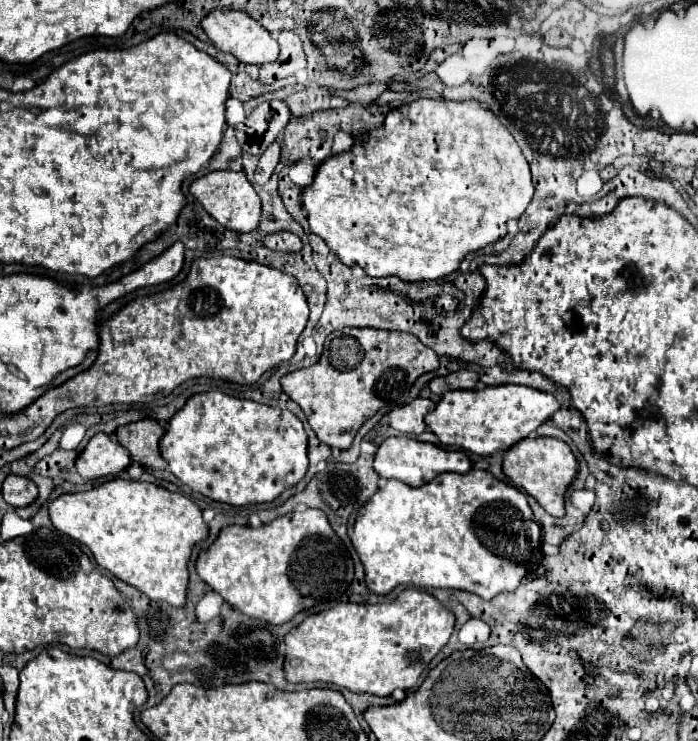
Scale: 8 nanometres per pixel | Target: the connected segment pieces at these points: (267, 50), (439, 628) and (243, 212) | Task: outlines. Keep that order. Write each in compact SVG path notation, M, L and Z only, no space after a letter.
M229 7L215 9L201 21L201 27L217 49L235 55L241 63L261 65L261 63L275 61L279 57L277 41L271 37L271 33L259 21L251 19L245 11L237 11L237 9L229 9Z
M403 589L395 601L391 603L377 603L377 604L358 604L358 603L336 603L332 608L325 609L318 613L311 613L305 617L303 623L299 623L297 627L293 627L287 635L285 635L285 663L283 663L283 671L285 671L285 679L289 683L333 683L337 687L345 687L353 693L371 693L371 695L379 695L379 697L387 697L393 693L393 689L411 689L419 675L429 667L431 659L443 649L443 645L449 641L451 633L453 633L453 625L455 625L455 617L449 609L445 609L435 597L431 597L425 591L419 589Z
M211 171L203 175L201 179L193 181L189 187L191 195L203 205L203 209L225 229L235 233L249 233L259 227L261 217L261 201L253 189L253 185L247 181L247 177L239 171Z

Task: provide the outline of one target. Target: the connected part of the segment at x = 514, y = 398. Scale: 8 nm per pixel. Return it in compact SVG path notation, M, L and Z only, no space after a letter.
M497 385L471 391L449 391L443 395L435 411L427 413L425 423L443 445L489 457L497 451L509 449L509 445L525 437L535 435L535 429L559 407L559 401L551 393L525 385Z

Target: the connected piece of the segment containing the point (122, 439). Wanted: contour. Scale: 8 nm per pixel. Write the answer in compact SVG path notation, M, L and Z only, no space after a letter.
M141 419L129 425L123 425L115 431L117 441L131 453L133 461L143 467L153 467L161 463L159 439L163 435L163 427L155 419Z

